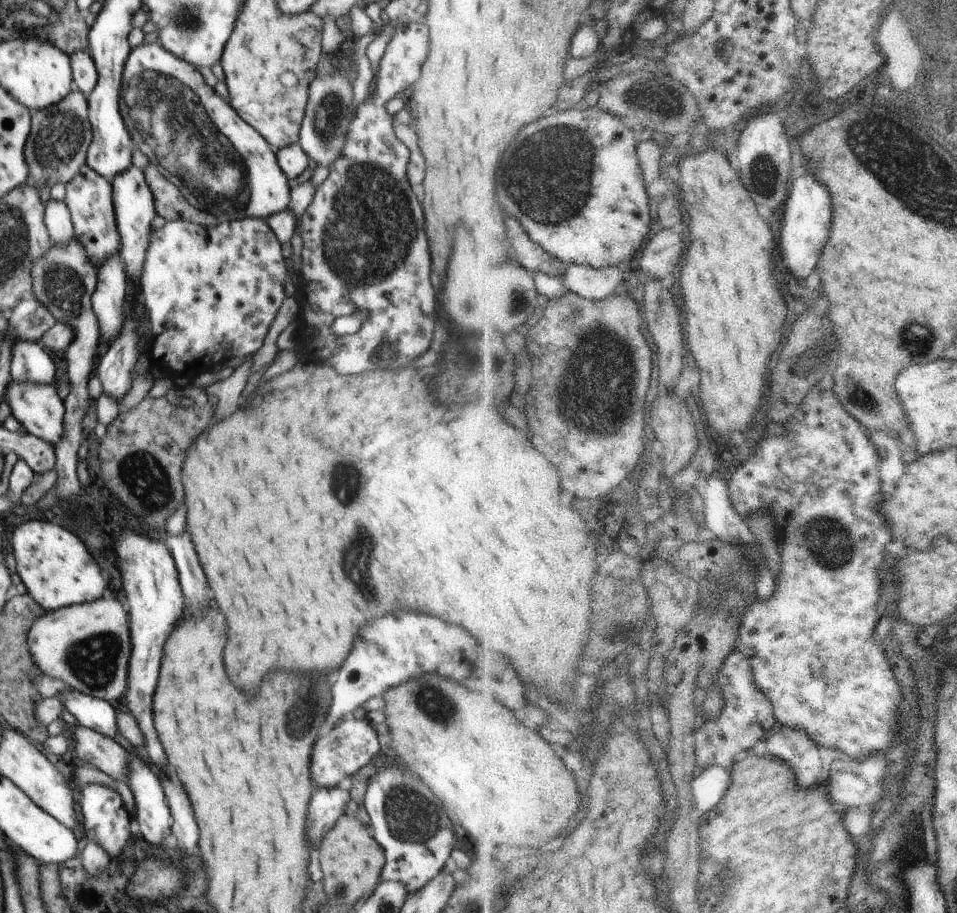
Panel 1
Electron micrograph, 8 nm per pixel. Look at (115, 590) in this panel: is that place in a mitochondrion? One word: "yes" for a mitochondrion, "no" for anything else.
no

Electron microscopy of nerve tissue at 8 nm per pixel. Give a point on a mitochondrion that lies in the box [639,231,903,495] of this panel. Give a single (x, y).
(810, 358)

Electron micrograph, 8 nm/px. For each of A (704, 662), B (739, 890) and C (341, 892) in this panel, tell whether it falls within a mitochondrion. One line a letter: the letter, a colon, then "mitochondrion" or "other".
A: other
B: mitochondrion
C: mitochondrion

